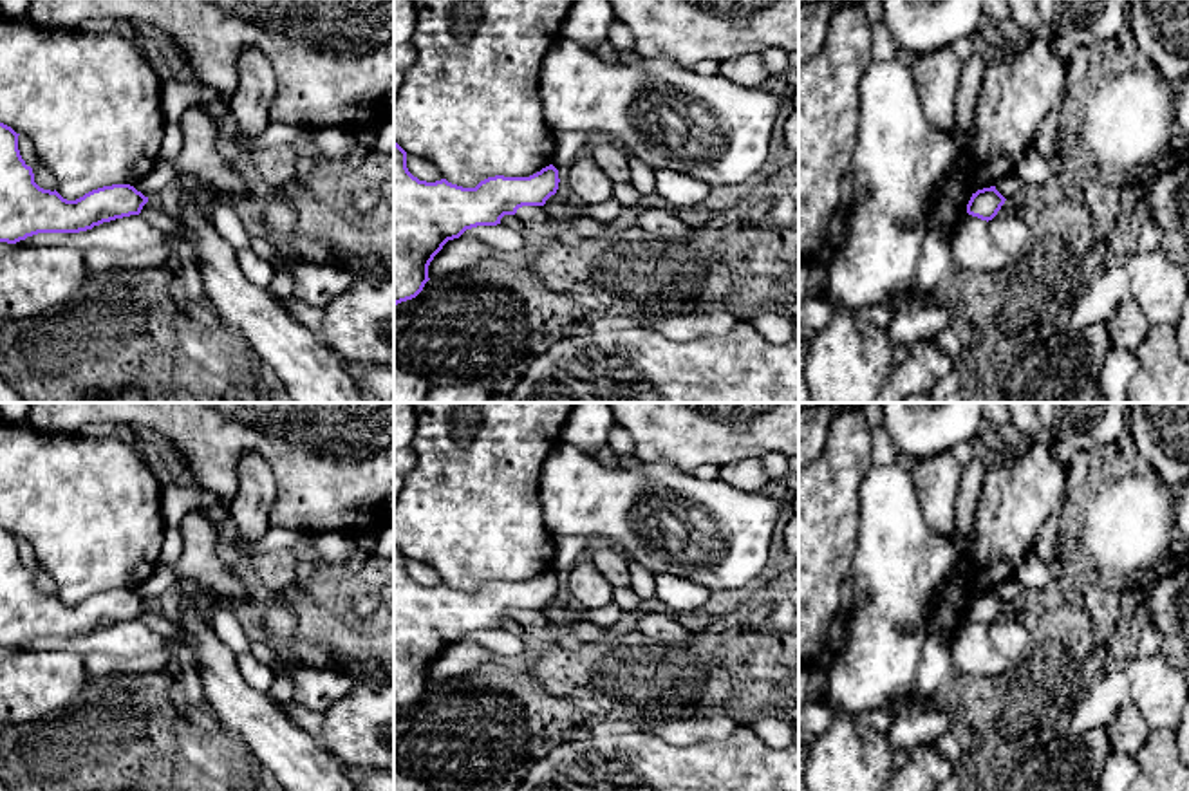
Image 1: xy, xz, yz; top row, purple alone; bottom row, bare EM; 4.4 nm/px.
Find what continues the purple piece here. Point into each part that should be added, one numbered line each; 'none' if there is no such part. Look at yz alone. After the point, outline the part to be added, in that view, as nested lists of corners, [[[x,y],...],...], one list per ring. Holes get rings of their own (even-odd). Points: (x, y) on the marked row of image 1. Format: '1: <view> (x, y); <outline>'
none

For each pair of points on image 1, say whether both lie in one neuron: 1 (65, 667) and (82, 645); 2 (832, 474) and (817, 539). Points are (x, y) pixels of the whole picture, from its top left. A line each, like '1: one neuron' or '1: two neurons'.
1: two neurons
2: one neuron

